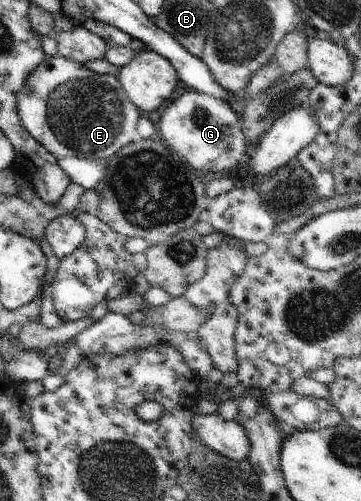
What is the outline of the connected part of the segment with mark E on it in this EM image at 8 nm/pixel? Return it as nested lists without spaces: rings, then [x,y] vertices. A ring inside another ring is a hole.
[[[60,54],[47,56],[25,80],[17,94],[17,109],[24,128],[57,159],[109,159],[138,138],[136,124],[142,116],[116,77],[92,72]]]

